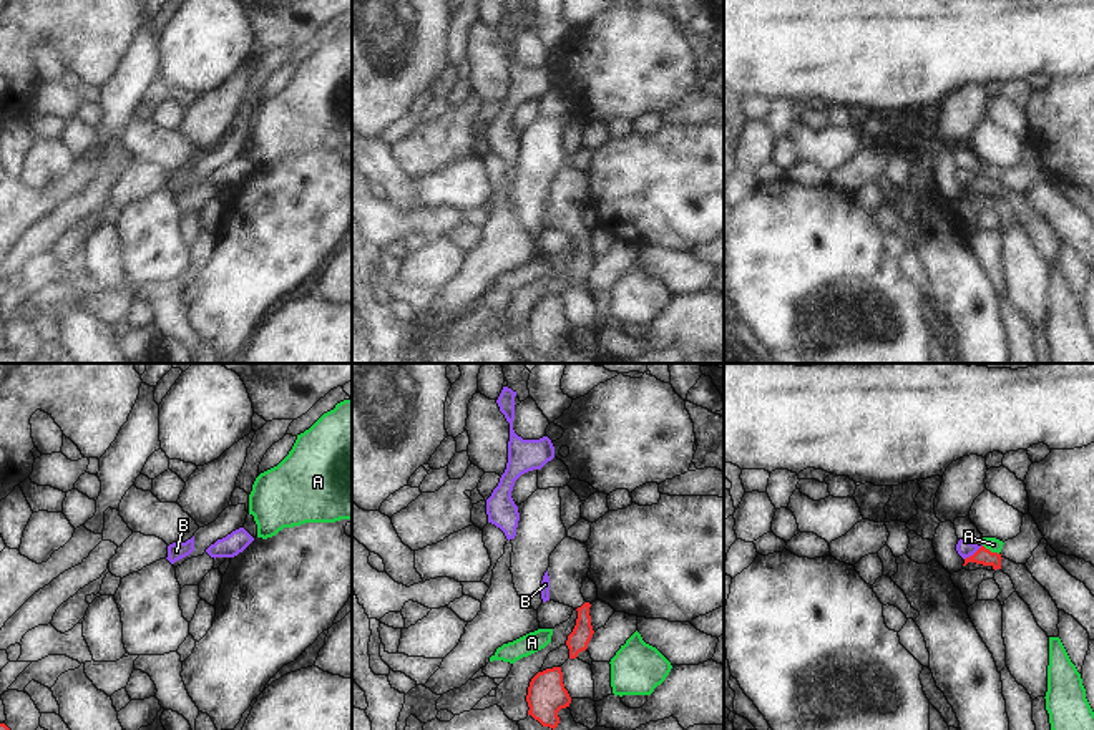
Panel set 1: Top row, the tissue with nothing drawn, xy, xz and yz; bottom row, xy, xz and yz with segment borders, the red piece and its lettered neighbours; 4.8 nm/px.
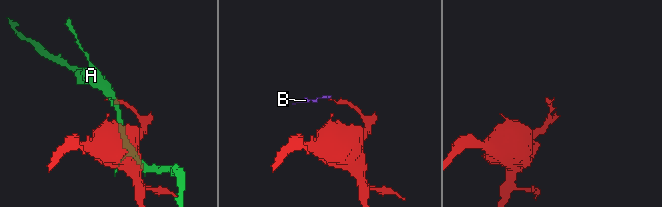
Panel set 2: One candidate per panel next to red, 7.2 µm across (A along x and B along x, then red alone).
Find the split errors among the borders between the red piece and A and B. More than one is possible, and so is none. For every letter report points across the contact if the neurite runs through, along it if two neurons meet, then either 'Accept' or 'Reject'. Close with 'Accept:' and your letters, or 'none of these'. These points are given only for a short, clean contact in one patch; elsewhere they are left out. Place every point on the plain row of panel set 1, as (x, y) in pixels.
A: Reject
B: Boundary: yz (981, 173), (965, 188). Reject
Accept: none of these.

